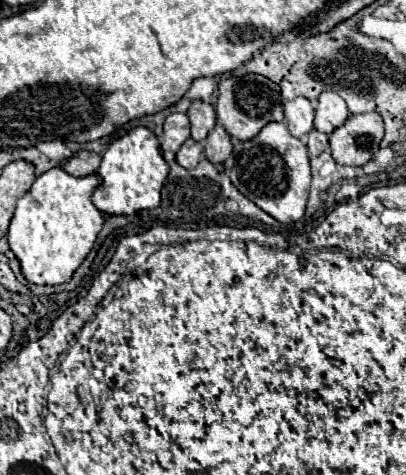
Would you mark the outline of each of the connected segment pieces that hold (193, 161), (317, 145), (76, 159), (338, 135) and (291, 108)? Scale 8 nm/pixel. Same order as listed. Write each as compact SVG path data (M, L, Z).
M188 138L188 140L182 144L182 148L176 152L176 160L178 160L178 164L182 164L184 168L194 168L194 166L200 162L202 152L204 152L204 144Z
M312 130L308 134L308 152L310 152L310 156L318 156L326 148L328 148L328 134L318 132L318 130Z
M80 150L76 154L72 154L68 160L64 160L62 168L72 174L72 176L88 176L88 174L96 174L100 168L100 160L102 156L96 152L88 152L88 150Z
M378 112L350 114L348 120L330 134L332 158L338 164L364 166L378 152L384 138L384 122Z
M304 96L284 102L284 116L290 134L296 138L306 138L306 134L314 128L314 108Z

